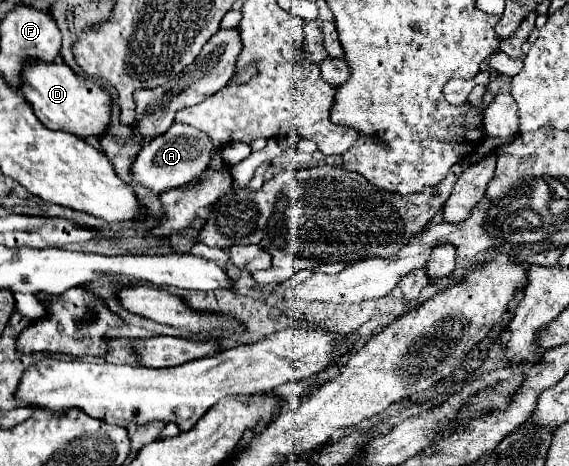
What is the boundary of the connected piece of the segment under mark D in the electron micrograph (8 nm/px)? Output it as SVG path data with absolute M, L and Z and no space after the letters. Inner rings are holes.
M26 59L20 71L22 71L20 73L20 91L26 97L26 101L32 105L36 117L48 129L68 131L82 139L98 137L106 131L108 121L110 121L112 101L110 101L110 95L98 83L78 77L72 71L72 67L60 59L56 59L52 63Z

